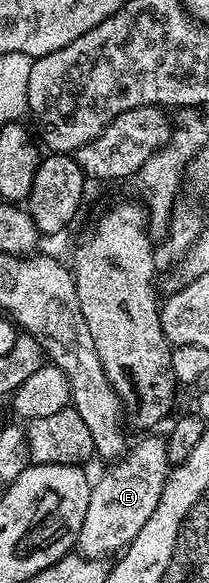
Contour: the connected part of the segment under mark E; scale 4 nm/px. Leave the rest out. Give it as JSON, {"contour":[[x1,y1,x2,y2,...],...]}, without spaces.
{"contour":[[150,434,150,436,142,441,140,441,135,447,131,447,131,450,120,460,117,461,113,466,115,466,110,472,106,473,98,482,95,481,92,484,92,490,90,494,90,503,86,508,86,518,82,522,82,530,79,531,77,536,77,551,87,557,88,559,105,559,108,555,116,552,119,553,128,547,137,536,138,532,142,530,142,527,149,521,150,516,157,509,158,499,161,498,162,490,164,489,165,482,168,479,168,474,170,471,170,465,168,462,168,446,167,439,165,437,152,436,156,434]]}

